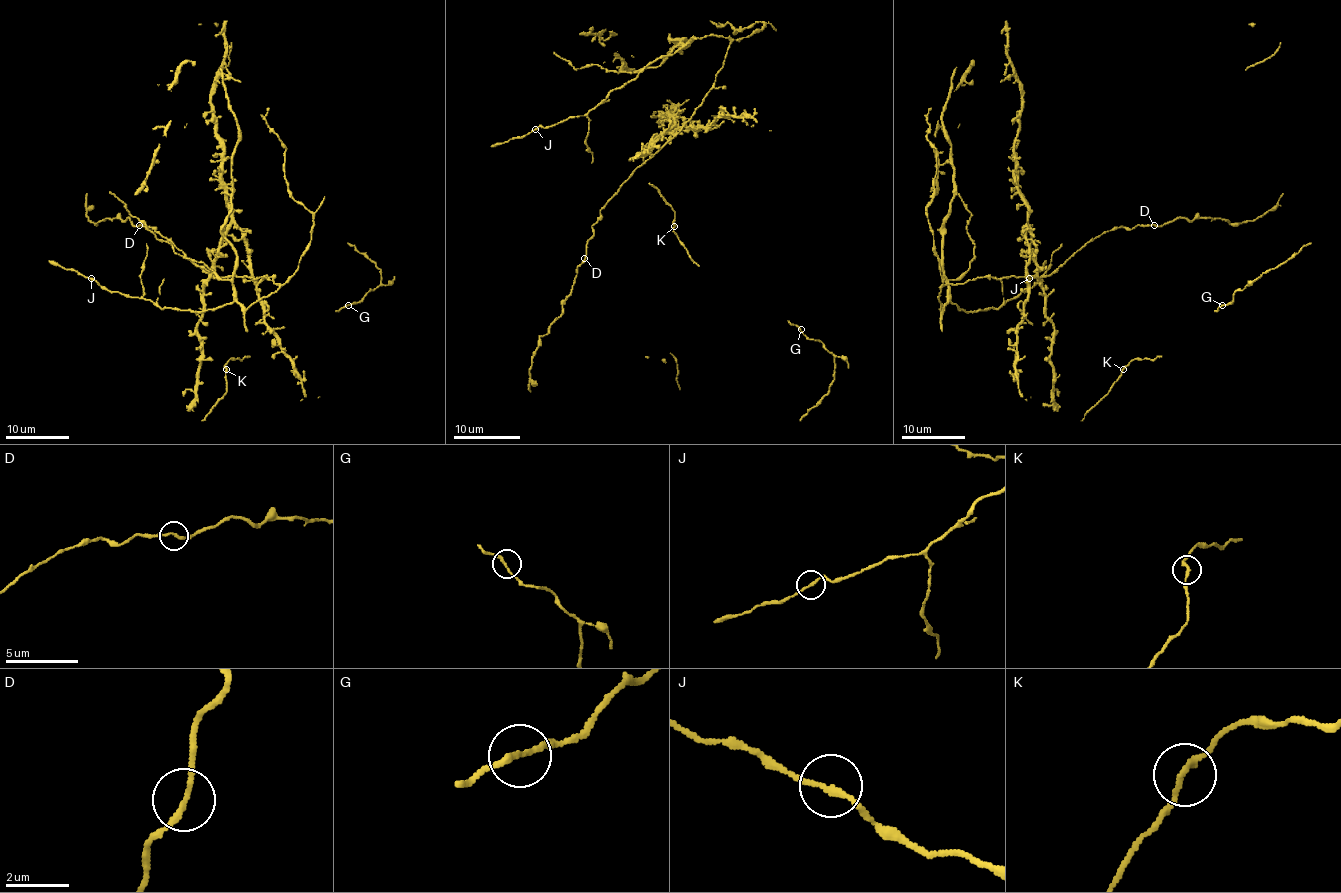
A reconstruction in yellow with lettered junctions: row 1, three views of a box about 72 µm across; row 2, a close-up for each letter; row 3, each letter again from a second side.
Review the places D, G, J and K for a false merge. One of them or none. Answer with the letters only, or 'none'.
none

